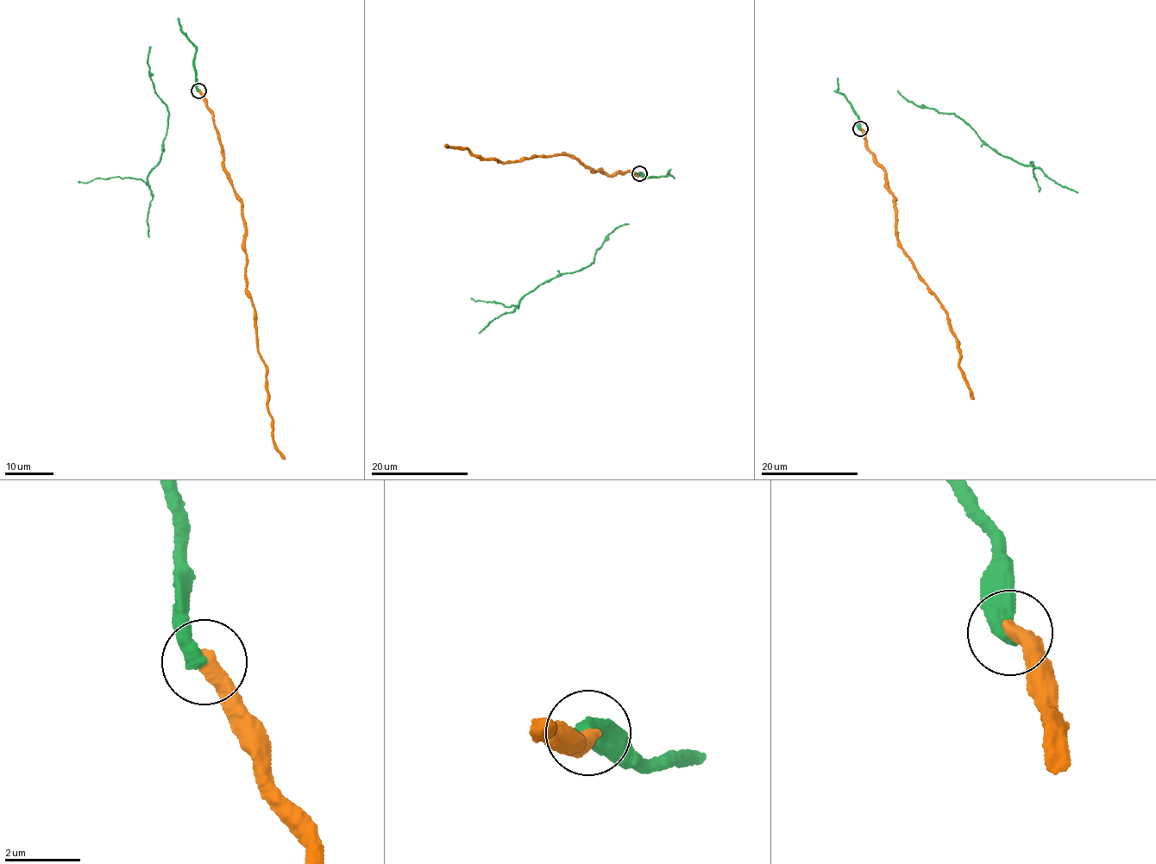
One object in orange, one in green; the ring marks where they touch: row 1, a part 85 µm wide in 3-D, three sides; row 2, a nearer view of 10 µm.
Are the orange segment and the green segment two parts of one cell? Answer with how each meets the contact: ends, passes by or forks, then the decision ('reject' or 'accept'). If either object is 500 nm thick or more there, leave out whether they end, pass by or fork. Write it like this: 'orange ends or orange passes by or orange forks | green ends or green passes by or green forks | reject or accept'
orange ends | green ends | accept

